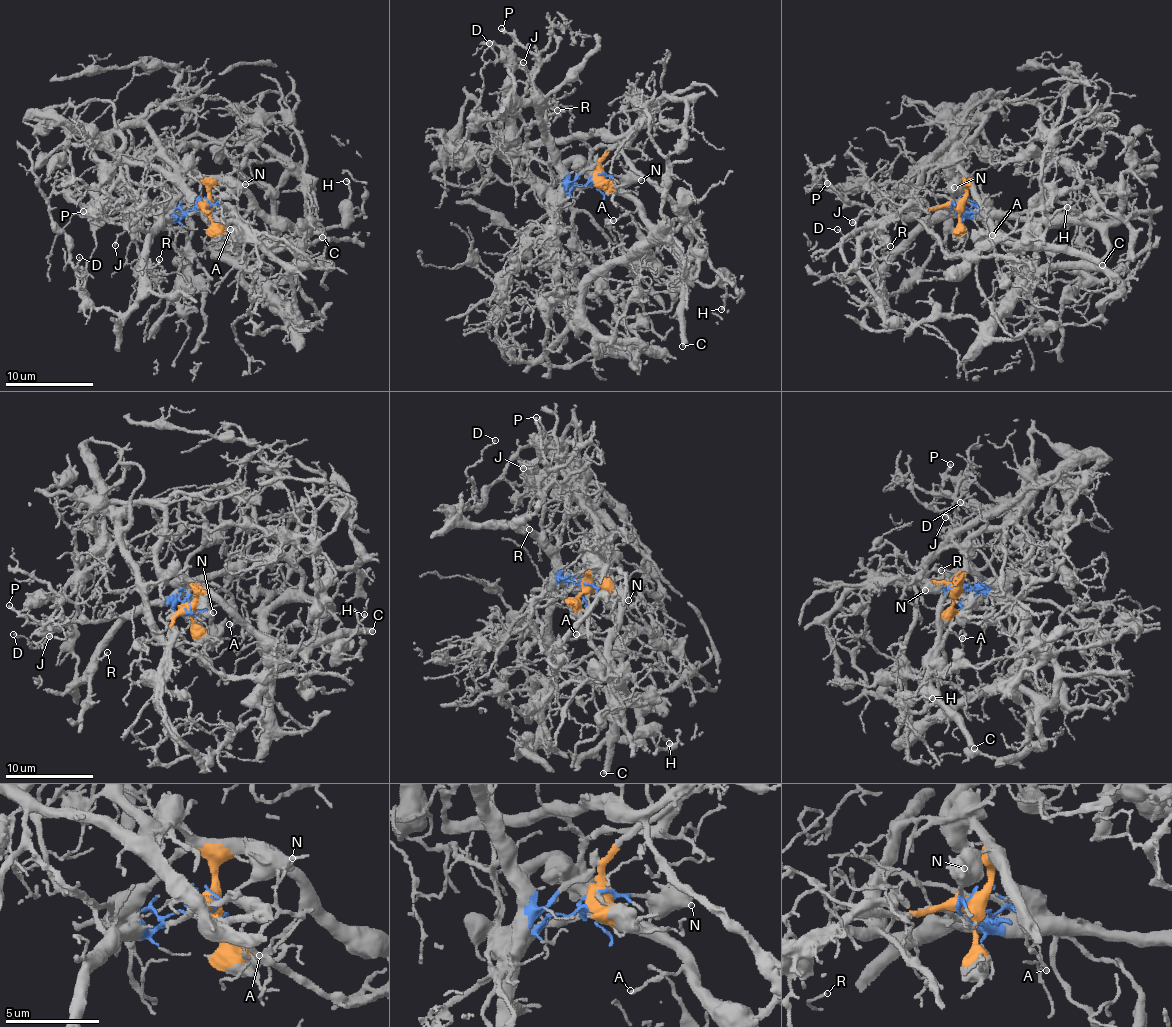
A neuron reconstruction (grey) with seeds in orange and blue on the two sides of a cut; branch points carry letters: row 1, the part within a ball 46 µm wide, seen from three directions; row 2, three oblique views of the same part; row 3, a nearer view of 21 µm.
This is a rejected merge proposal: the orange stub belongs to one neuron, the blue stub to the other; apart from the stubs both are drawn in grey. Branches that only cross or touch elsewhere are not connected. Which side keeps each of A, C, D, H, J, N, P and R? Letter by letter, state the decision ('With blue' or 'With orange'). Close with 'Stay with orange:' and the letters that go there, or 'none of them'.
A: With orange
C: With orange
D: With blue
H: With orange
J: With blue
N: With blue
P: With blue
R: With blue
Stay with orange: A, C, H

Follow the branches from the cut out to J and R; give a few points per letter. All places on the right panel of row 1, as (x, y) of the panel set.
J: (960, 206), (966, 207), (961, 214), (936, 213), (929, 219), (872, 211), (851, 223)
R: (960, 206), (966, 207), (963, 215), (936, 213), (893, 250), (882, 251), (891, 245)

